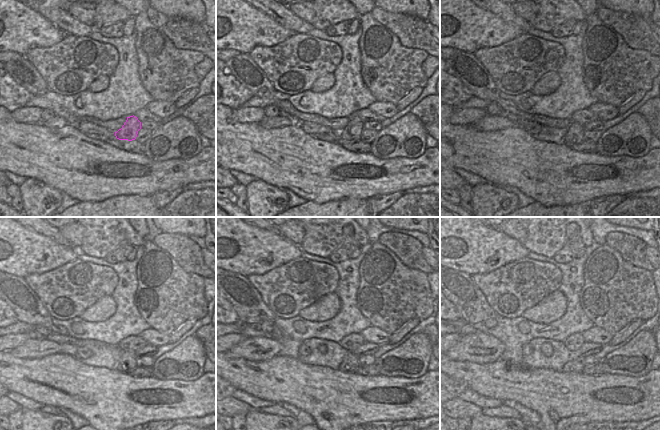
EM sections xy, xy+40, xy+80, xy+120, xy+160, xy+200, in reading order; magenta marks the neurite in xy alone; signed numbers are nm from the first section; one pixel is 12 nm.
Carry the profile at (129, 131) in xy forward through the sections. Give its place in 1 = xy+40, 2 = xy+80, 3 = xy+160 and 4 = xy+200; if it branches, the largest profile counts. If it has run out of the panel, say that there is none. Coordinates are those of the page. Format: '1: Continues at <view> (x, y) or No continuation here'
1: Continues at xy+40 (352, 131)
2: Continues at xy+80 (574, 135)
3: Continues at xy+160 (350, 363)
4: Continues at xy+200 (574, 366)

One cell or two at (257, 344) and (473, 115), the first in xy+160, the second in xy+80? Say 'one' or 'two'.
two

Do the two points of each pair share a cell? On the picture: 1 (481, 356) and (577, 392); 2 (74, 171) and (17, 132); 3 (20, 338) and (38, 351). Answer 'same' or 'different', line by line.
1: different
2: same
3: different

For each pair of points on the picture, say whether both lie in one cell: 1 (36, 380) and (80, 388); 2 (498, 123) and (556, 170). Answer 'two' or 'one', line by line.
1: one
2: two

